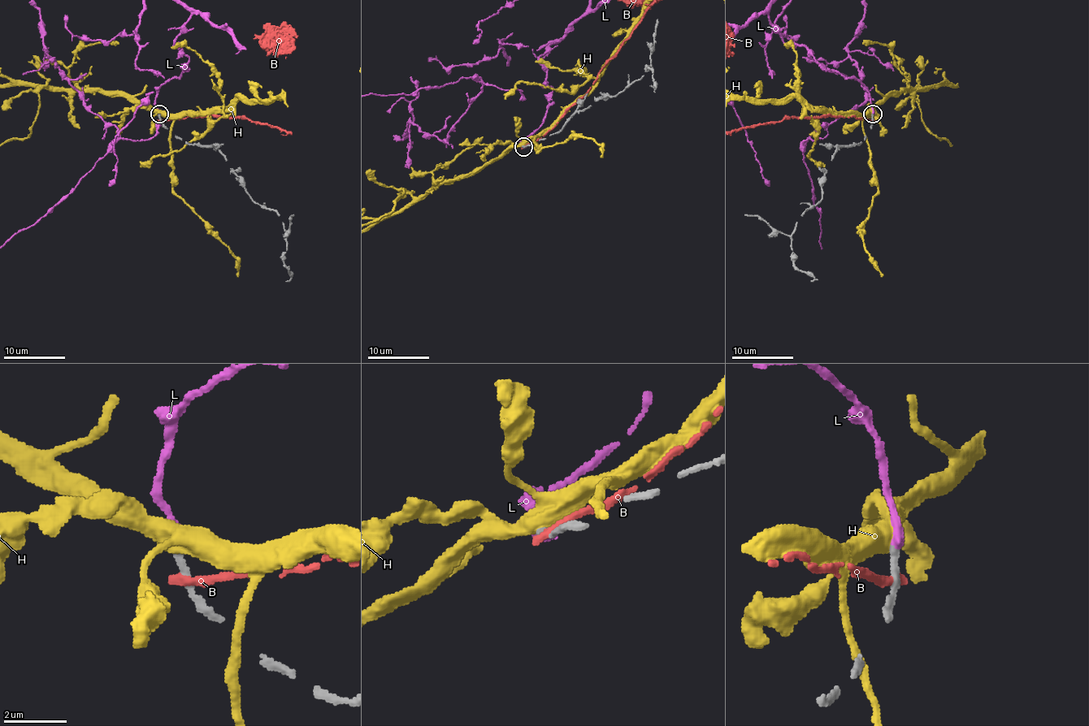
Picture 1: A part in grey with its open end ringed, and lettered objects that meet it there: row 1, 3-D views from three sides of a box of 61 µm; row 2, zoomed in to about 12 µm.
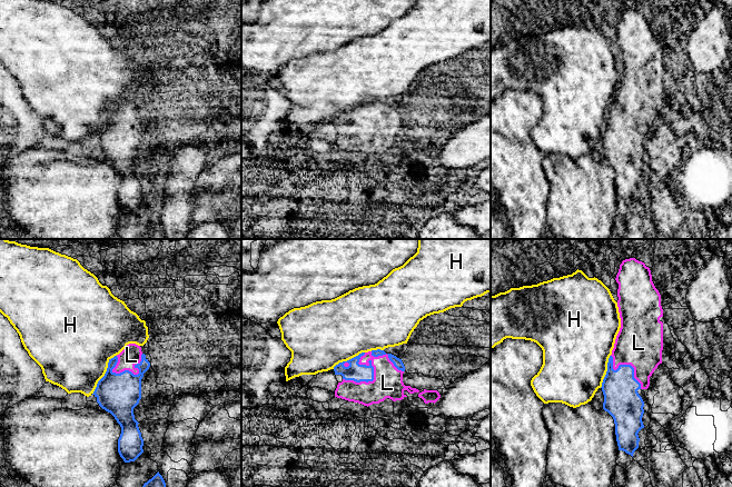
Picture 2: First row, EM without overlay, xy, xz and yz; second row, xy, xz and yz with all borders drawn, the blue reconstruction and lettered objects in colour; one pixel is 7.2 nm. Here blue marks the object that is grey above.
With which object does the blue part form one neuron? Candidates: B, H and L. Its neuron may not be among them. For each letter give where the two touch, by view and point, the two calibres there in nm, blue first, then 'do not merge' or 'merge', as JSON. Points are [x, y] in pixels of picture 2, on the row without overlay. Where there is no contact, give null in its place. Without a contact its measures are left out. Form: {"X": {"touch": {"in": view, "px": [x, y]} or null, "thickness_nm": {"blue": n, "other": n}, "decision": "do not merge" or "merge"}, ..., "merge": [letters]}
{"B": {"touch": null, "decision": "do not merge"}, "H": {"touch": {"in": "xy", "px": [105, 125]}, "thickness_nm": {"blue": 300, "other": 480}, "decision": "do not merge"}, "L": {"touch": {"in": "xz", "px": [373, 127]}, "thickness_nm": {"blue": 130, "other": 220}, "decision": "merge"}, "merge": ["L"]}

